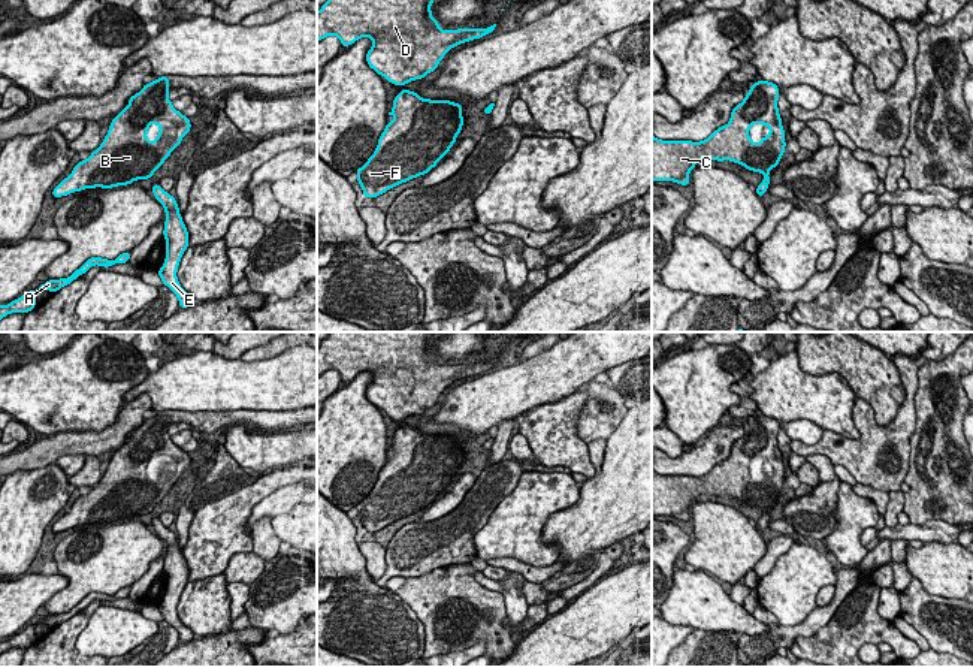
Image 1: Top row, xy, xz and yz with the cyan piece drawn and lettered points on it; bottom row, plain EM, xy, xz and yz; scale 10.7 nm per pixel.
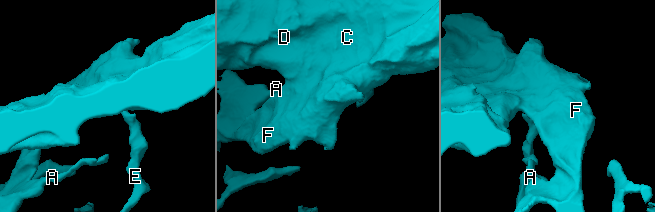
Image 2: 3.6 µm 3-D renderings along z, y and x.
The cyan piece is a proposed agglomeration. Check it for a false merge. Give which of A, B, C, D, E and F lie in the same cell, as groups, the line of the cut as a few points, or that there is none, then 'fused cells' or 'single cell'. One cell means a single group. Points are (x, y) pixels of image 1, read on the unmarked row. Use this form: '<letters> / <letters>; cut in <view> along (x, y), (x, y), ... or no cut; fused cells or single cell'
A B C D E F; no cut; single cell

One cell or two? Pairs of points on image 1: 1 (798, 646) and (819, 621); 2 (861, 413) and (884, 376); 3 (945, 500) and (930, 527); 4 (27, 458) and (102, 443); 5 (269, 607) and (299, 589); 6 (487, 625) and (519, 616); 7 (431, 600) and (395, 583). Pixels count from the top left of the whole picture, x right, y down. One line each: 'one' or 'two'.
1: two
2: two
3: two
4: one
5: one
6: two
7: two

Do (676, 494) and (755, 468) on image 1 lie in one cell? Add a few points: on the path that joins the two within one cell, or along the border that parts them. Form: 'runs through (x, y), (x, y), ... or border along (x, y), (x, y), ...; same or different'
runs through (695, 486), (736, 476); same

